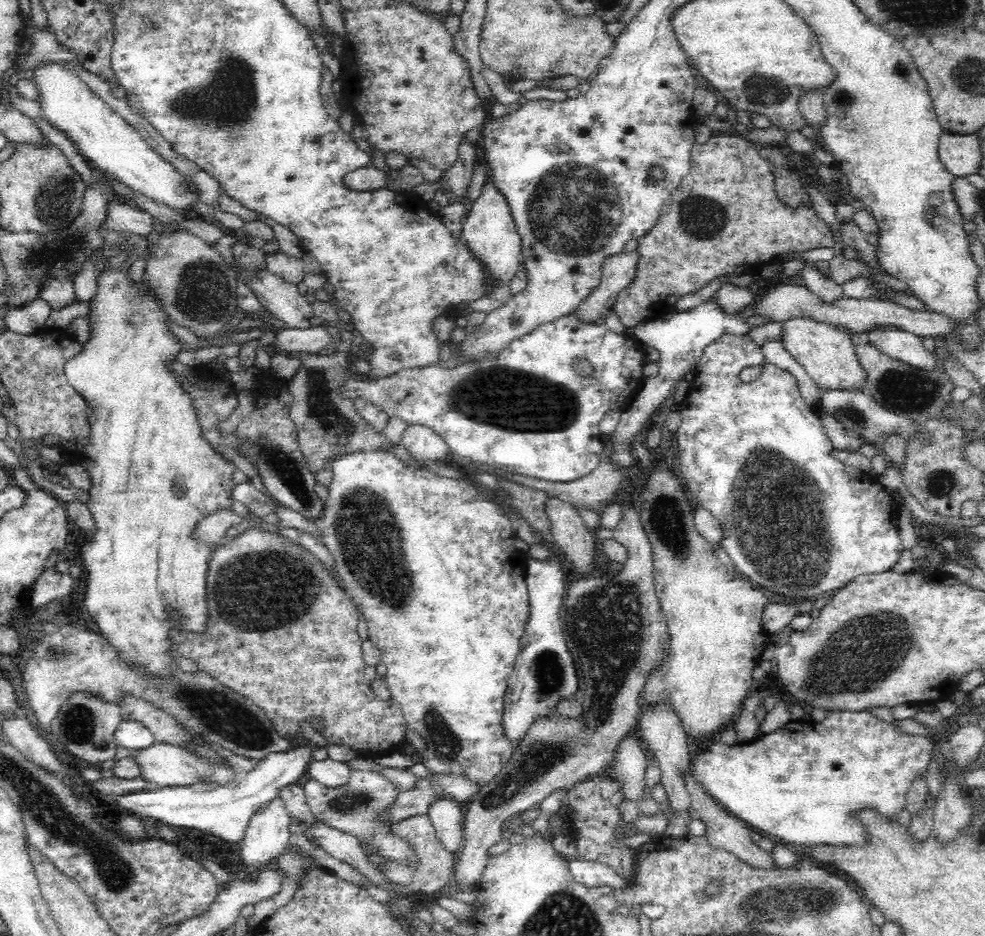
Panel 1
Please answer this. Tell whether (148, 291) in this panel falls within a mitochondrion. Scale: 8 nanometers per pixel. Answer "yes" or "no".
no

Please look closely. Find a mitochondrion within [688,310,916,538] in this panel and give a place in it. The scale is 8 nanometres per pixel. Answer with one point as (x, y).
(851, 414)

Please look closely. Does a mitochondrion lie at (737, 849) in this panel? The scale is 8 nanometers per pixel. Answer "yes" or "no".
no

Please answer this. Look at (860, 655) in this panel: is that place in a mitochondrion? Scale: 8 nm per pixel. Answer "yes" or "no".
yes

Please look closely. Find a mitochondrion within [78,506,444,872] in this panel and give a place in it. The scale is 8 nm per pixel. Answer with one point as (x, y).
(263, 593)

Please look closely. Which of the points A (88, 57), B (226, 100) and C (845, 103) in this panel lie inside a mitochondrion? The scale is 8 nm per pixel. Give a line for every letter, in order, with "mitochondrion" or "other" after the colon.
A: other
B: mitochondrion
C: mitochondrion

